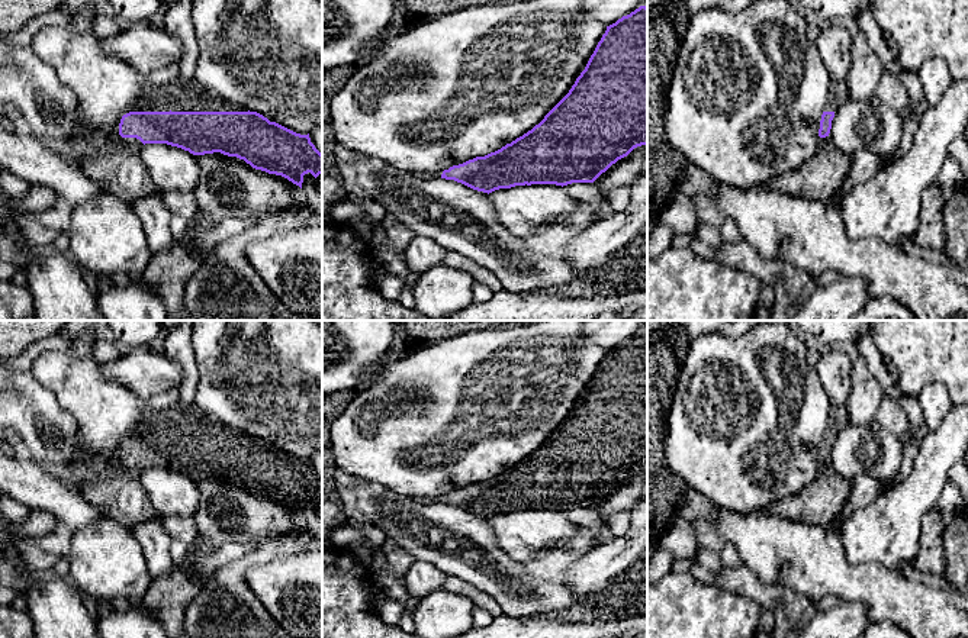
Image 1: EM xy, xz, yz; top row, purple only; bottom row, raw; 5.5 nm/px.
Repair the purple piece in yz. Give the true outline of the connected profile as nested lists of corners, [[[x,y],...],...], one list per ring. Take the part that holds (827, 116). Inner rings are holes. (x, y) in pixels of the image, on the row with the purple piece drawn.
[[[832,81],[829,88],[829,100],[820,120],[819,139],[821,142],[832,141],[832,120],[839,106],[848,99],[848,86],[845,81]]]

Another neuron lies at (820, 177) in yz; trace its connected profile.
[[[820,141],[813,158],[758,188],[787,193],[810,202],[830,202],[849,173],[850,162],[850,157],[840,152],[832,141]]]

